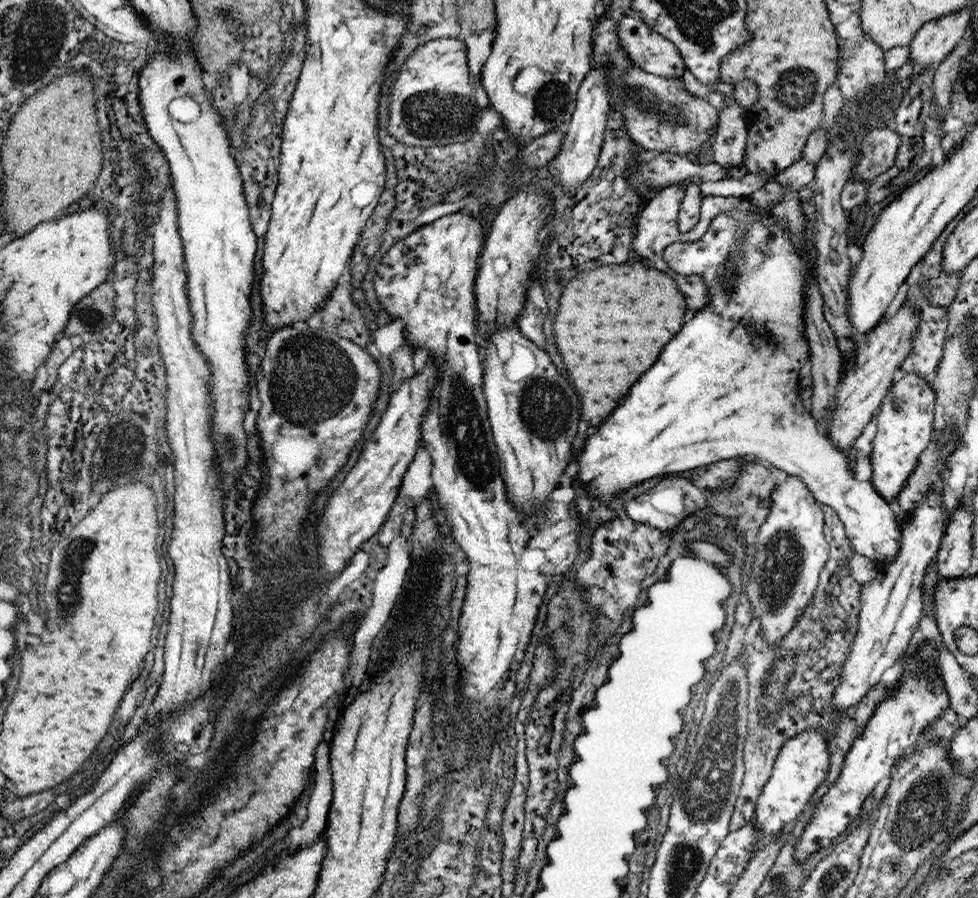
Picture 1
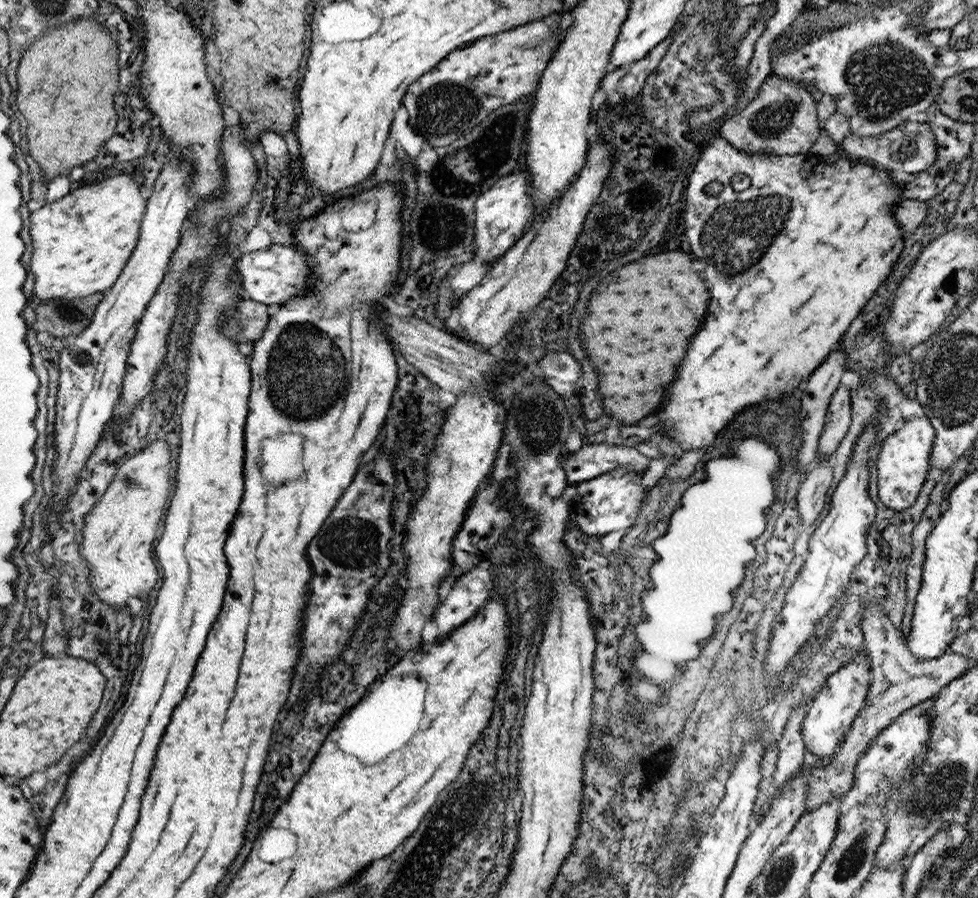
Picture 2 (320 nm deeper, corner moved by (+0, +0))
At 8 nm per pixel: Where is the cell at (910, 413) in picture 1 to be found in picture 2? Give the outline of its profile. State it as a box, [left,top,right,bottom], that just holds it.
[876,415,935,511]

